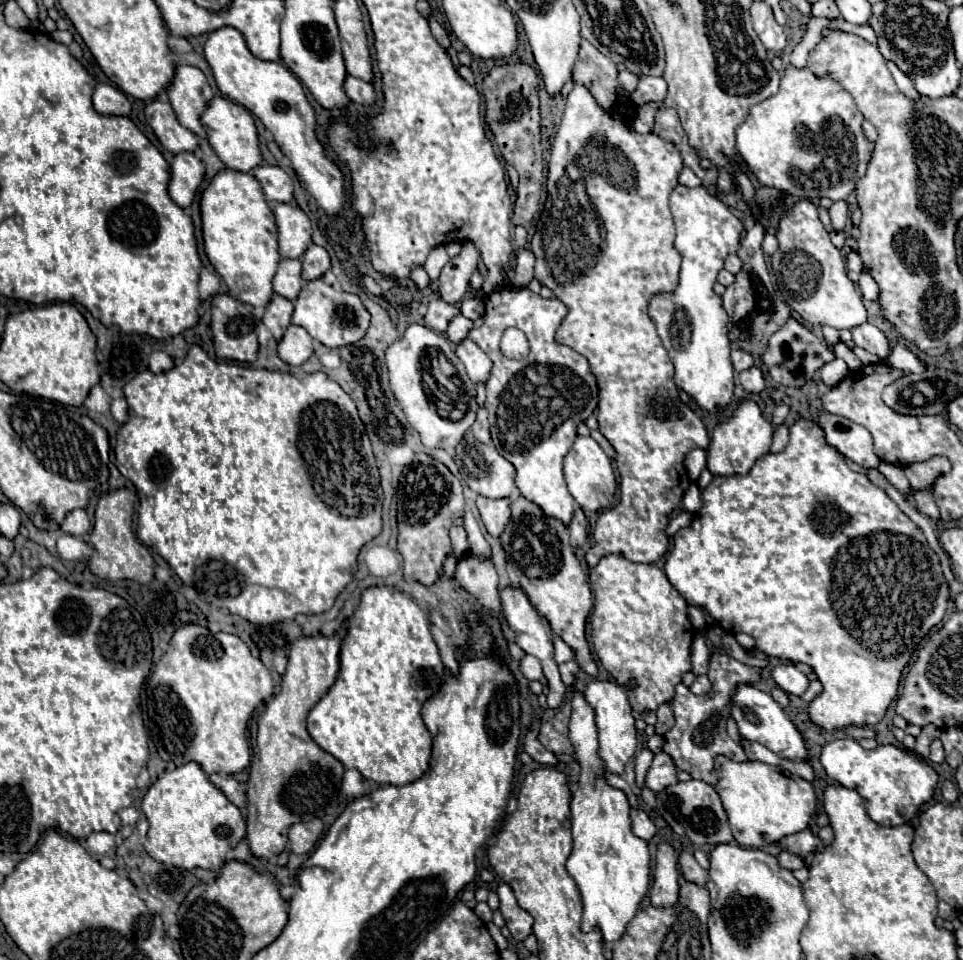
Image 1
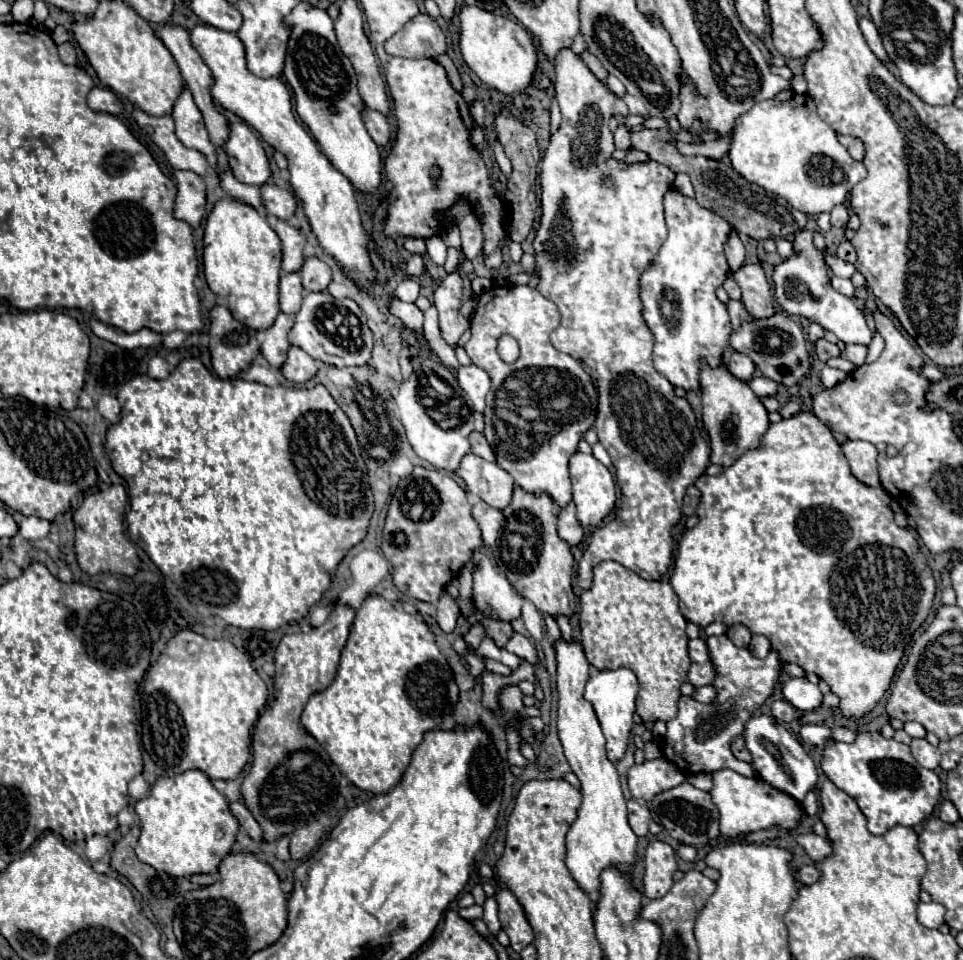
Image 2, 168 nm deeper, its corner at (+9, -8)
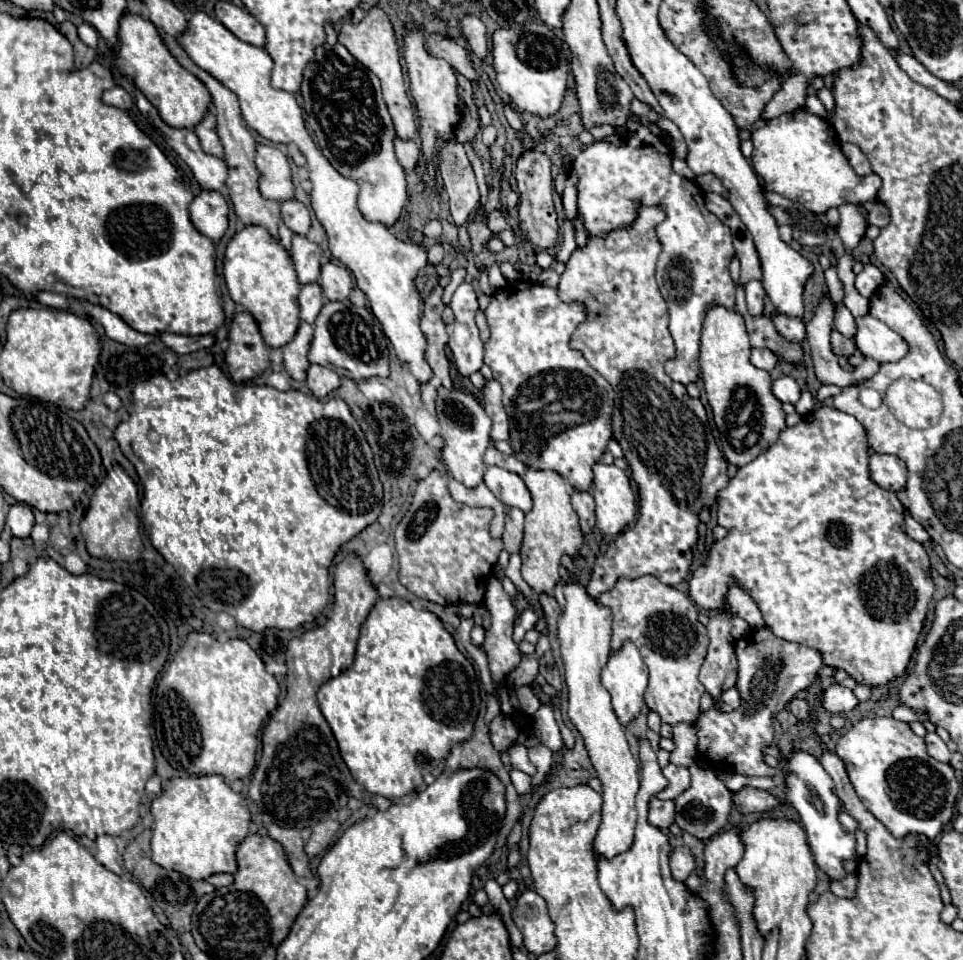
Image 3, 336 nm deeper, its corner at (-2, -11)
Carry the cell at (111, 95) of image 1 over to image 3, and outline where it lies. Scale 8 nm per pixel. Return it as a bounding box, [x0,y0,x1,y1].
[103,87,133,109]

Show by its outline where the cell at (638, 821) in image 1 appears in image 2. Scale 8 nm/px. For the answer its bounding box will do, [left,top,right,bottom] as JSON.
[628,800,650,836]

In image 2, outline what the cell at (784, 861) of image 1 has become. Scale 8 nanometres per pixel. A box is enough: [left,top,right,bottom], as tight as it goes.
[794,866,820,884]

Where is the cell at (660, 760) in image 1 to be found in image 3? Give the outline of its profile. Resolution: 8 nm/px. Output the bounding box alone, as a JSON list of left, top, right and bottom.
[657,763,689,799]

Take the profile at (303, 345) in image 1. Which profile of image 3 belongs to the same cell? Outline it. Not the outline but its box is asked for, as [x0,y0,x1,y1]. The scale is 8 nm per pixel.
[307,365,339,397]

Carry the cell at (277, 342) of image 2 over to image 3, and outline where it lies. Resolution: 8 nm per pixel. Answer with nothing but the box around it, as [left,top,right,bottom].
[283,321,313,381]

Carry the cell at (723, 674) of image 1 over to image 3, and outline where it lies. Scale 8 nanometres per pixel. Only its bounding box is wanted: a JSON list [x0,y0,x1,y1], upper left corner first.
[695,627,823,777]

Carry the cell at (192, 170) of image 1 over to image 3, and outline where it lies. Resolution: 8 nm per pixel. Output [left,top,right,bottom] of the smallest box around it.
[189,189,227,241]

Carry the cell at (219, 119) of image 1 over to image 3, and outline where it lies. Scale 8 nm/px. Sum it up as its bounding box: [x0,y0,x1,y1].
[255,145,293,201]

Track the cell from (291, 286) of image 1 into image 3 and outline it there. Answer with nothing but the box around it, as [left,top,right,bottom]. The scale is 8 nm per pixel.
[299,283,323,325]

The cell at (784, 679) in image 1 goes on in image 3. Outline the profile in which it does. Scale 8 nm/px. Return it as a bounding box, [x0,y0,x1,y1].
[817,683,859,713]

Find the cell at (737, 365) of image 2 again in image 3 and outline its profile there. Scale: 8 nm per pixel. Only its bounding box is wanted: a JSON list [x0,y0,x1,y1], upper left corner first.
[751,349,777,371]

